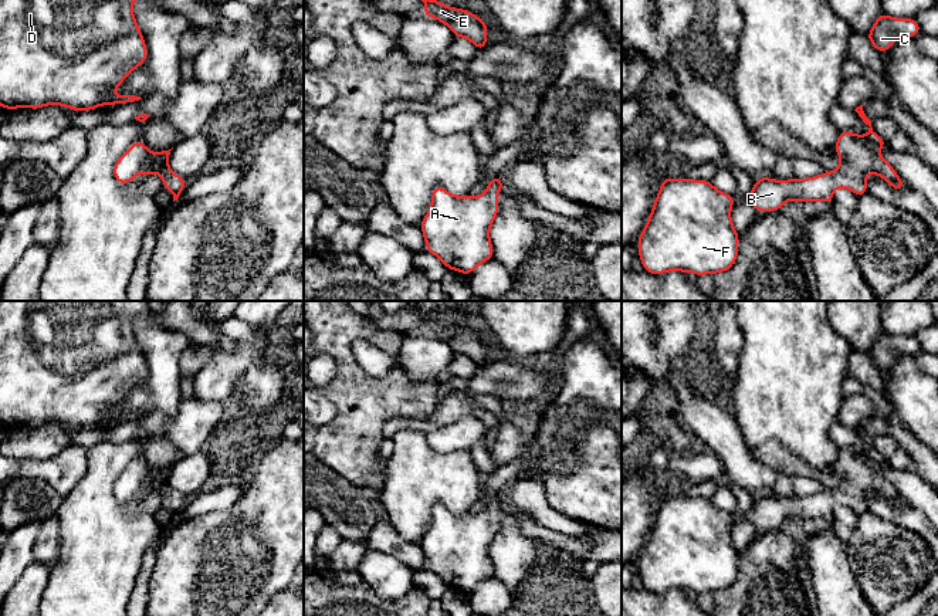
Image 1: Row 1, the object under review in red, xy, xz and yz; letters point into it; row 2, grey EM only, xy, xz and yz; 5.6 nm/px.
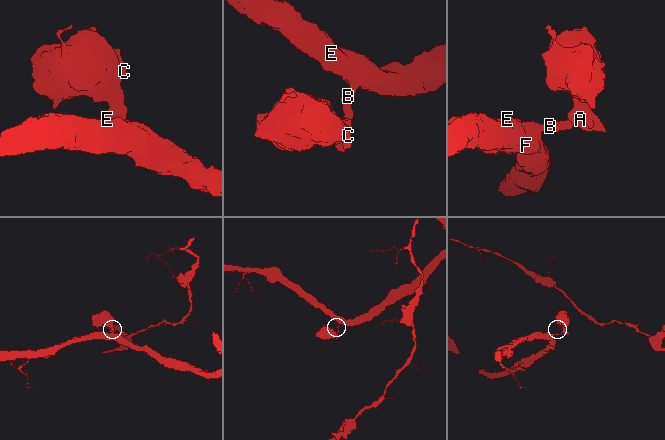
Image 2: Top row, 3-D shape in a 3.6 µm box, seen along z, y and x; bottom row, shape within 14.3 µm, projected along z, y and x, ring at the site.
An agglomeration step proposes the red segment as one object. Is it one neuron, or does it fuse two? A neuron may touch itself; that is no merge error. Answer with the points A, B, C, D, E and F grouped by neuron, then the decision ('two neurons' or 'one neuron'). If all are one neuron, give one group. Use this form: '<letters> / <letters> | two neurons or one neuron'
A B C D E F | one neuron

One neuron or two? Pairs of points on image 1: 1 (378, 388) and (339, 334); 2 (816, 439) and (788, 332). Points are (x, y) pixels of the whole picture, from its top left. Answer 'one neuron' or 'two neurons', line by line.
1: one neuron
2: one neuron

